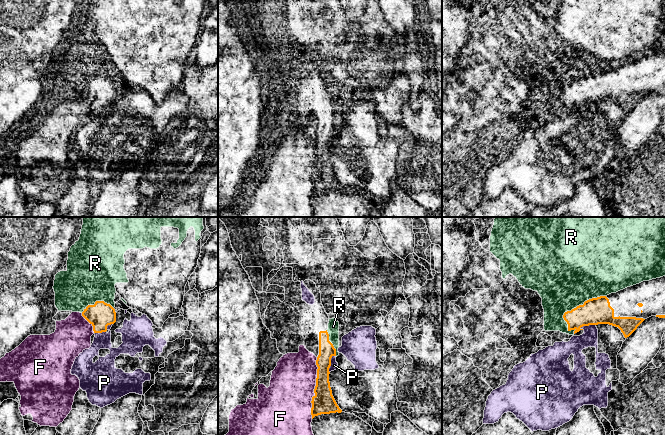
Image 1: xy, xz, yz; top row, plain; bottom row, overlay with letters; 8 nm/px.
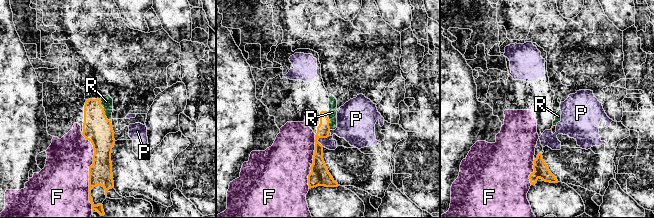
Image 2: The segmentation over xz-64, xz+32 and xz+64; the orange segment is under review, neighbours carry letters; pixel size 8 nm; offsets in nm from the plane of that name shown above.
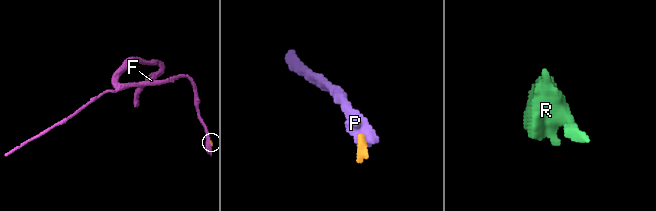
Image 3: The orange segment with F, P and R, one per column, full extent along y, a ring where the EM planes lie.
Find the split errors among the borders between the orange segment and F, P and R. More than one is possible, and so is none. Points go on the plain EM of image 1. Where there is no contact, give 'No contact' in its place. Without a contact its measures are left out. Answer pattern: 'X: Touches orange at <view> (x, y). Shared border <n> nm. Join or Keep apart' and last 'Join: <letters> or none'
F: Touches orange at xz (315, 164). Shared border 500 nm. Keep apart
P: Touches orange at xz (330, 139). Shared border 150 nm. Keep apart
R: Touches orange at yz (577, 82). Shared border 420 nm. Keep apart
Join: none

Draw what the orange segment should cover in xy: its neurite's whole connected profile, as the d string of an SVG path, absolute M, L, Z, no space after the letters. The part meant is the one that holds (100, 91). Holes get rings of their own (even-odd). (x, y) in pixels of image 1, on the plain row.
M96 77L94 81L88 81L82 92L93 102L94 109L106 108L107 102L116 98L115 85L104 77Z

